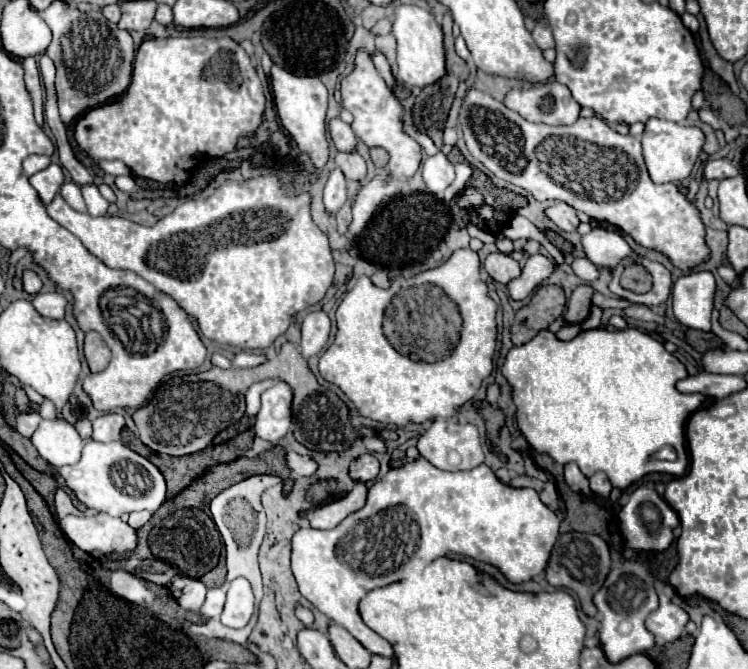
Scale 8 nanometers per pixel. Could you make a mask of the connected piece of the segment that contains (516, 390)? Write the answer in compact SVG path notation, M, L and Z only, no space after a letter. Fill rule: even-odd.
M546 328L546 330L540 330L530 342L526 342L522 346L510 348L510 352L506 356L506 362L502 366L502 376L512 386L512 400L514 400L514 406L516 406L518 428L520 428L522 436L526 438L526 442L530 444L530 448L536 450L538 454L548 454L558 464L576 462L584 476L592 476L596 470L602 470L602 472L606 472L606 476L612 482L612 486L614 488L620 488L620 490L628 488L630 484L634 484L636 480L640 480L642 476L646 476L650 472L662 472L662 474L672 474L672 476L682 476L686 472L686 468L688 468L688 454L686 454L686 440L682 440L684 426L686 426L690 414L694 410L698 410L700 404L706 400L706 396L704 394L682 394L682 392L676 390L676 382L682 380L682 378L686 378L688 372L686 372L684 364L676 356L672 356L670 352L666 352L664 346L658 340L654 340L652 336L648 336L648 334L644 334L644 332L636 330L636 328L626 328L626 330L594 328L594 330L582 330L576 338L564 342L564 340L558 340L556 334L552 334ZM666 444L670 444L670 446L676 448L678 458L674 462L668 462L668 460L650 460L650 454L654 454L656 450L660 450Z

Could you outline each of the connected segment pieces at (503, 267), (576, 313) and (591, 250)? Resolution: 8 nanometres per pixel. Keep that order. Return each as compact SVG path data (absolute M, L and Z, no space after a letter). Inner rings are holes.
M502 252L490 254L486 258L486 262L484 262L484 270L488 272L488 276L494 282L500 282L500 284L508 284L512 278L518 278L520 276L518 262L512 256L502 254Z
M578 286L568 302L566 308L566 322L582 322L586 320L586 316L590 314L590 306L592 306L592 294L594 290L590 286Z
M594 228L590 234L582 236L582 246L592 264L608 268L616 268L624 258L634 254L622 234L604 228Z

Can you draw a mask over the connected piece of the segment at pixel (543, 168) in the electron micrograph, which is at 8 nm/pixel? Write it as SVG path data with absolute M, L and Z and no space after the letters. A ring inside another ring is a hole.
M472 88L468 90L468 96L464 98L460 108L460 126L464 132L464 142L476 160L480 160L498 178L524 188L536 200L560 200L574 210L588 214L594 220L610 222L622 232L630 234L640 246L654 248L666 254L680 270L692 268L708 256L708 248L704 244L706 232L696 206L678 192L676 184L654 184L644 166L640 138L634 138L630 134L618 134L602 118L578 118L570 126L534 124L524 120L520 114L508 110L492 96Z

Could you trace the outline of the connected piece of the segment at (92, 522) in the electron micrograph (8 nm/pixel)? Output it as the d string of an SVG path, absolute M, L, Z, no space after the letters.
M108 514L66 516L60 520L60 528L84 552L124 554L136 546L136 530Z

